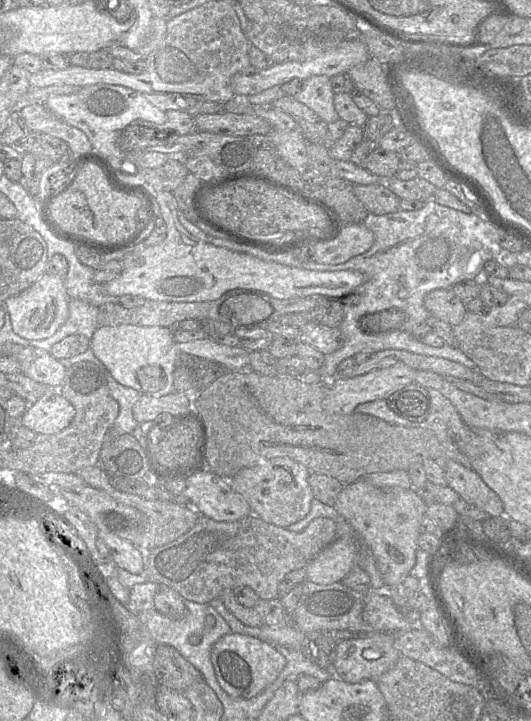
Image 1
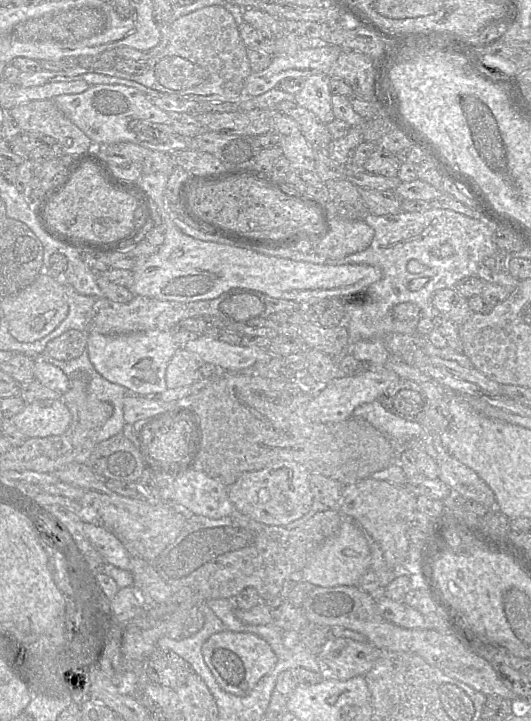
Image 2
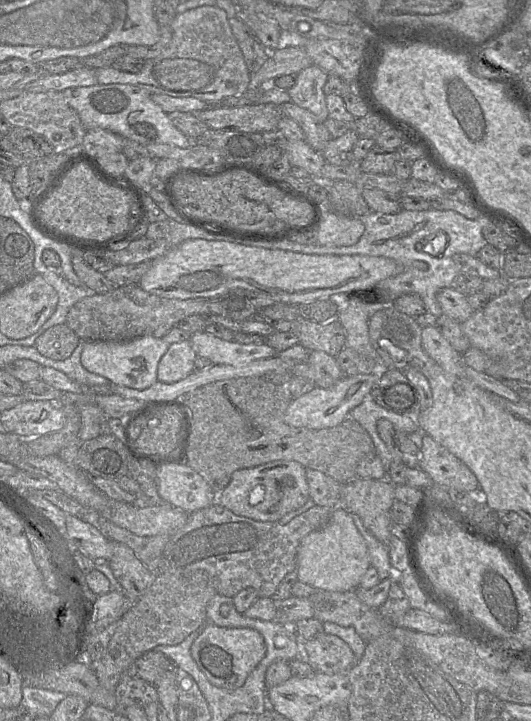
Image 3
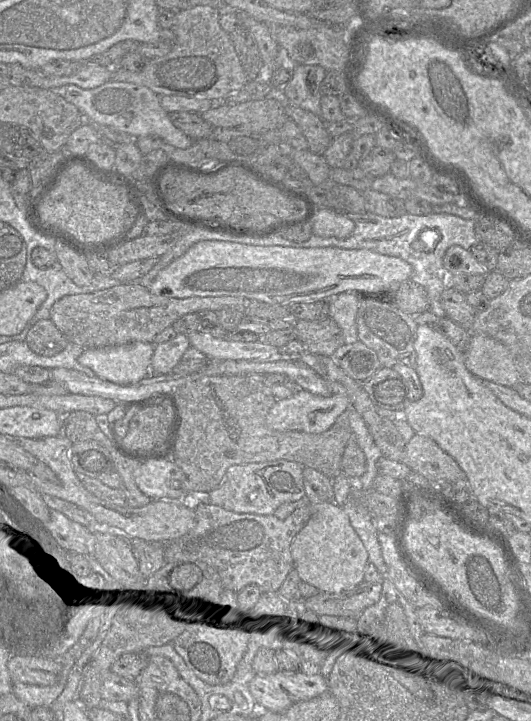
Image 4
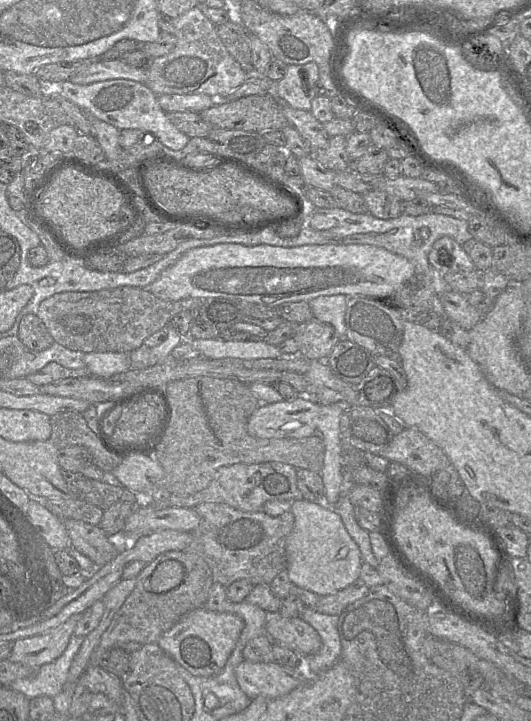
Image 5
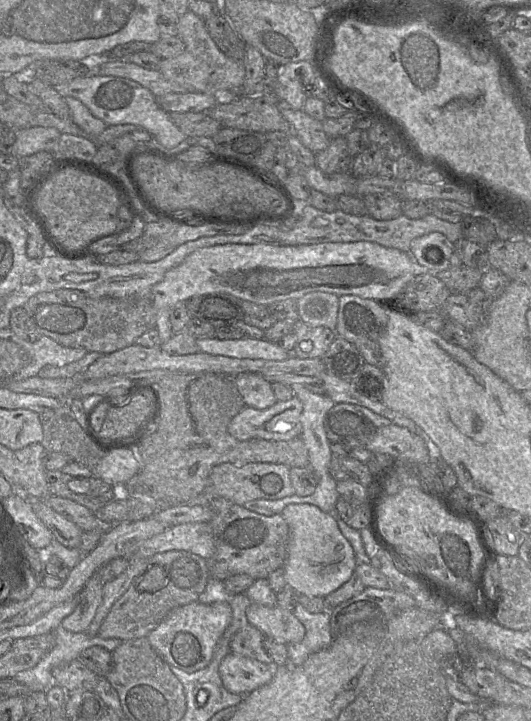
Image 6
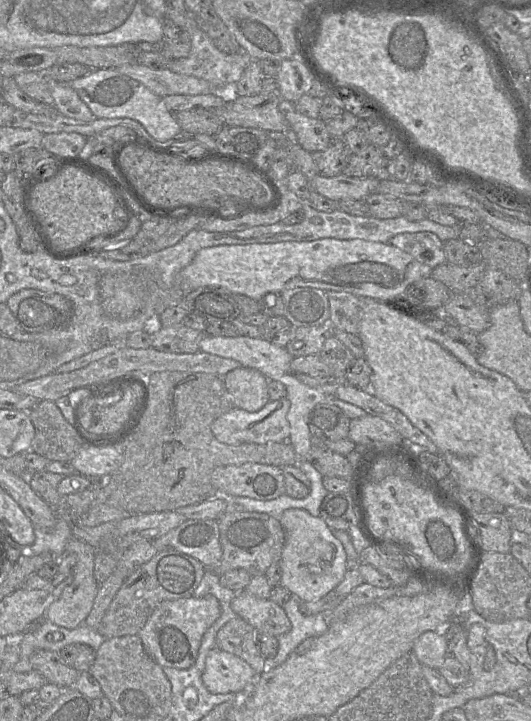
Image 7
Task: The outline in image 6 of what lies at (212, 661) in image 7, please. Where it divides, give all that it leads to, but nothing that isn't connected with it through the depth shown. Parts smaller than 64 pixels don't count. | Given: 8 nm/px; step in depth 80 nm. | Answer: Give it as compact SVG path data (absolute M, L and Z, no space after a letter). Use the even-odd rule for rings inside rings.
M230 652L222 659L219 674L227 691L247 695L271 681L275 666L279 665Z

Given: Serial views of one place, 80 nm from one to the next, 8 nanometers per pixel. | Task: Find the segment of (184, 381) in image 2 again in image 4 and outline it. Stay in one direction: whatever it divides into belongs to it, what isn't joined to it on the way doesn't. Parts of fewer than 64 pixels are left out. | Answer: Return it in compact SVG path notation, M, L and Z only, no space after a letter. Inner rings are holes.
M181 333L168 342L155 345L149 375L169 374L190 346L189 337Z

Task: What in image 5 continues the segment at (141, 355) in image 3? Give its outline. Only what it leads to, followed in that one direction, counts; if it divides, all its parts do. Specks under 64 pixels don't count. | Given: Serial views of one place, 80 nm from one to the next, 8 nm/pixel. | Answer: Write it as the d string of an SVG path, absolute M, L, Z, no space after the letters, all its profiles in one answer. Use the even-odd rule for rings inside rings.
M92 352L83 358L90 375L109 378L131 369L130 354L127 352Z

